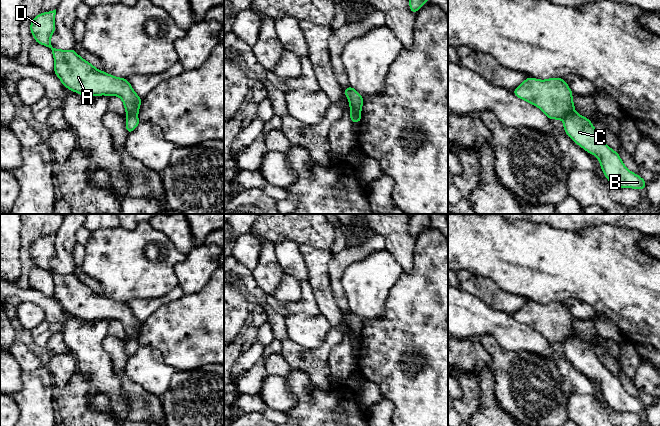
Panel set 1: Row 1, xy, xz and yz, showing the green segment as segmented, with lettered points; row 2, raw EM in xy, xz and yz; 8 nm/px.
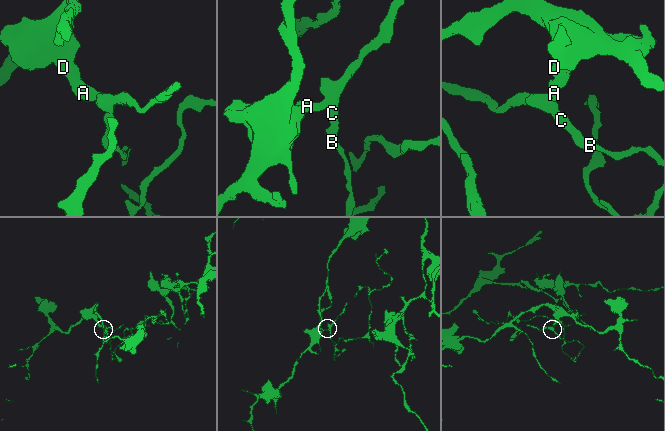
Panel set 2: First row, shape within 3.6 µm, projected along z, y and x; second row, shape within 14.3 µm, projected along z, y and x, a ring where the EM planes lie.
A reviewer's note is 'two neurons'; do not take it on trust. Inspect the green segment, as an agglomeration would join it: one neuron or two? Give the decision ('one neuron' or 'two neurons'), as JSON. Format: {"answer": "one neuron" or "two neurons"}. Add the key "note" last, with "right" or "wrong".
{"answer": "two neurons", "note": "right"}

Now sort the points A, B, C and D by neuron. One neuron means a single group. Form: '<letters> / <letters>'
A D / B C

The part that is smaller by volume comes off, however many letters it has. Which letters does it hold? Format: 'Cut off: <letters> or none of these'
Cut off: B, C

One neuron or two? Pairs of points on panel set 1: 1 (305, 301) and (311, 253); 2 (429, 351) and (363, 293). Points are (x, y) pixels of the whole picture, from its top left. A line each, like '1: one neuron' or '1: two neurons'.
1: two neurons
2: two neurons

